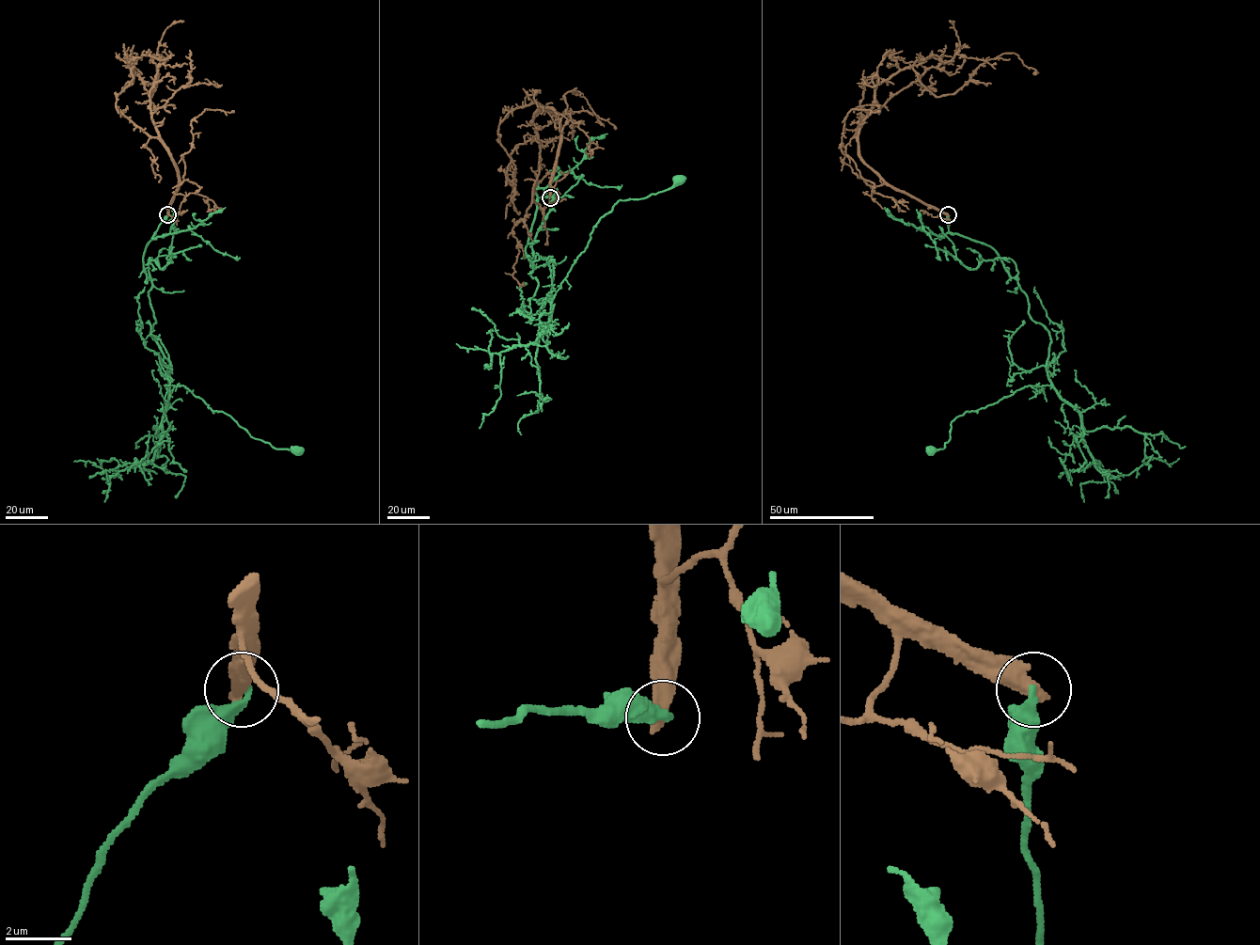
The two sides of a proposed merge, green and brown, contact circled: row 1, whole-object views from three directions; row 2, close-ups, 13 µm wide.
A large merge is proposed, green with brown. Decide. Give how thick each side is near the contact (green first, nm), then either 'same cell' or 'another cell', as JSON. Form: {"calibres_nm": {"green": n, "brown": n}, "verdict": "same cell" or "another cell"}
{"calibres_nm": {"green": 280, "brown": 550}, "verdict": "another cell"}

